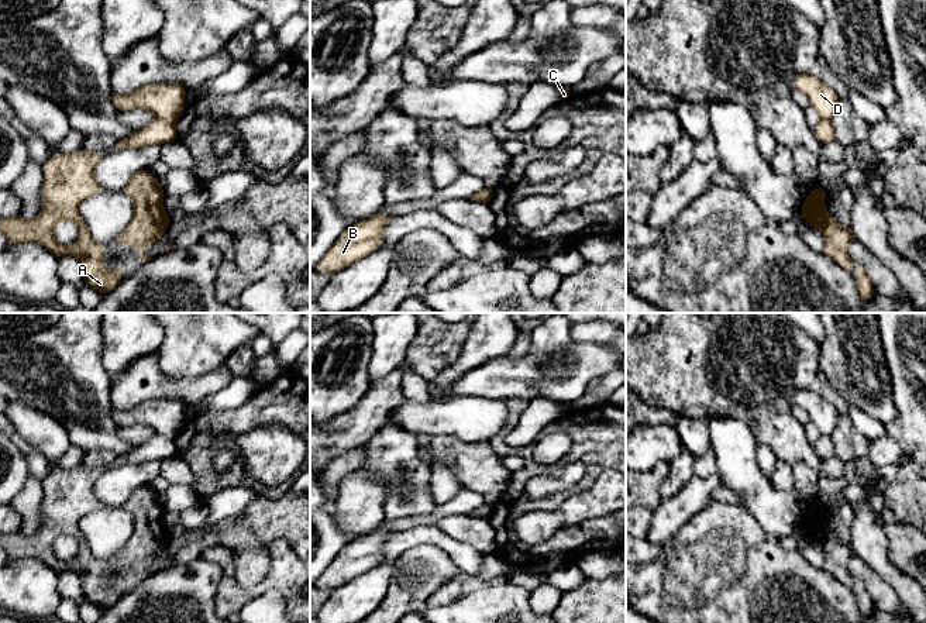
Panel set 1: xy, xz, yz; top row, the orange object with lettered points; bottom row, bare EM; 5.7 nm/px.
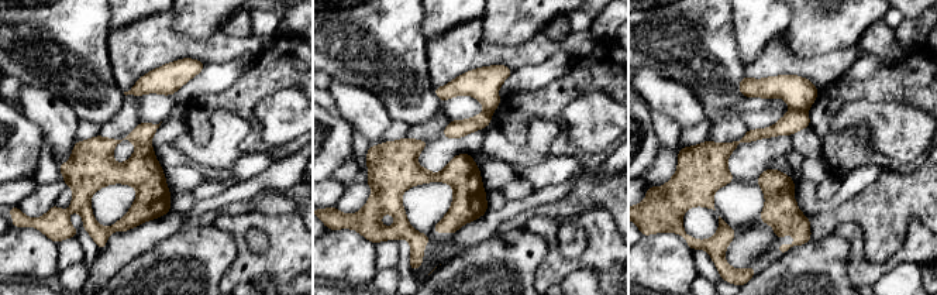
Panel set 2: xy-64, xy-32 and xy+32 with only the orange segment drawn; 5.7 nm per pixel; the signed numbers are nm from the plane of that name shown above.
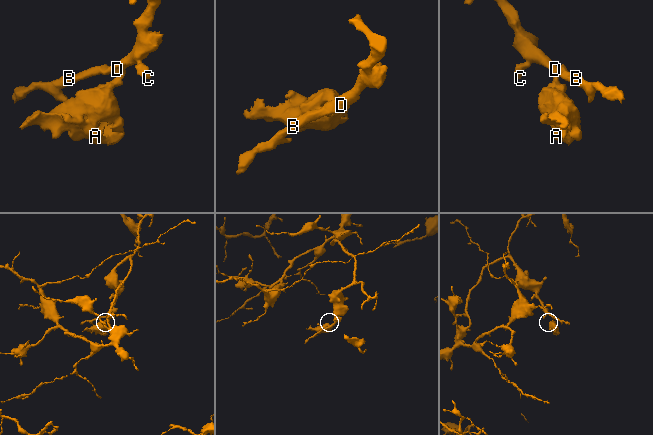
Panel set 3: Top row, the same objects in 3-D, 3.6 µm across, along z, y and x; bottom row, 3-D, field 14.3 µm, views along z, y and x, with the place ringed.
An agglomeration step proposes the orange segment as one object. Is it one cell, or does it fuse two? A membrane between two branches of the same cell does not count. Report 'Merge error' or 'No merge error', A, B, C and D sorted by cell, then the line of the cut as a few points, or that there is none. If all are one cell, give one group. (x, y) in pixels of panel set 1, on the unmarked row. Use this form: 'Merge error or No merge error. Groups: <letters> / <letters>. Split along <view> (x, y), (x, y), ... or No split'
Merge error. Groups: A / B C D. Split along xy (158, 433), (174, 440)

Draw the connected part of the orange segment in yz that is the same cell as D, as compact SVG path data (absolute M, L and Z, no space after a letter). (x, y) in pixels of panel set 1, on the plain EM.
M799 389L792 396L792 405L802 407L808 413L820 436L832 436L840 419L840 413L832 403L812 390Z

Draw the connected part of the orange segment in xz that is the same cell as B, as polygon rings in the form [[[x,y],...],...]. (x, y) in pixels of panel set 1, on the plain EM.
[[[375,530],[348,543],[314,586],[333,591],[378,565],[383,558],[383,544],[392,534],[395,531]]]

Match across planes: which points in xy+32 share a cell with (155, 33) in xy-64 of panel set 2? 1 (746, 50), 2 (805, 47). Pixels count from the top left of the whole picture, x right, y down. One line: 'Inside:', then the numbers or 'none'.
Inside: none

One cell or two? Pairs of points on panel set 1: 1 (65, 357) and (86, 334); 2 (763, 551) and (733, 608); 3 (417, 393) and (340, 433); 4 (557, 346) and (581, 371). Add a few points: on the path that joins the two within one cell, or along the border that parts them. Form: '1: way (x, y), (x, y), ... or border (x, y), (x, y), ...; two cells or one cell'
1: way (71, 351), (81, 340); one cell
2: way (749, 565), (747, 572), (733, 589), (733, 594); one cell
3: border (400, 367), (403, 374), (402, 395), (405, 398); two cells
4: way (561, 351), (575, 365); one cell

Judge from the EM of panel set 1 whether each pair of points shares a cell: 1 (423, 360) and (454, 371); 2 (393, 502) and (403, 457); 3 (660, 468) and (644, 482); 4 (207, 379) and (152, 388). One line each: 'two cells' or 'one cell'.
1: two cells
2: one cell
3: one cell
4: one cell

